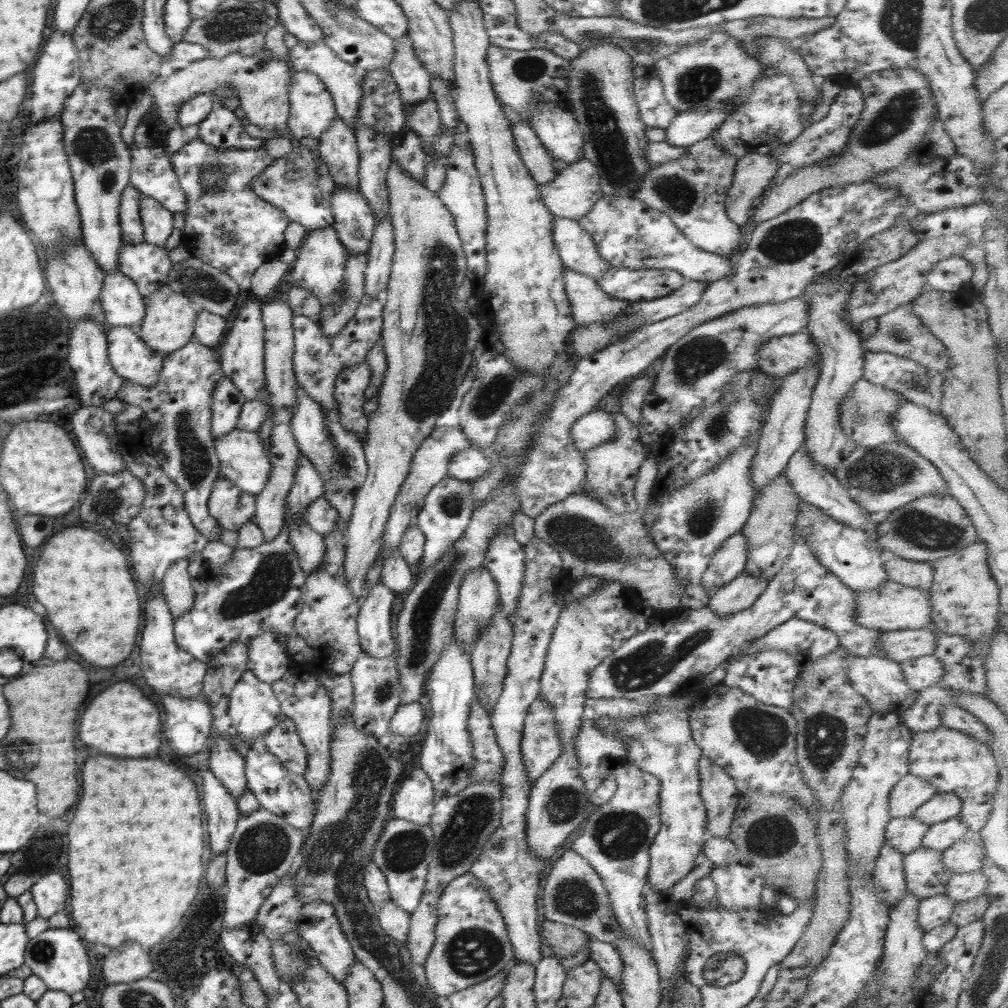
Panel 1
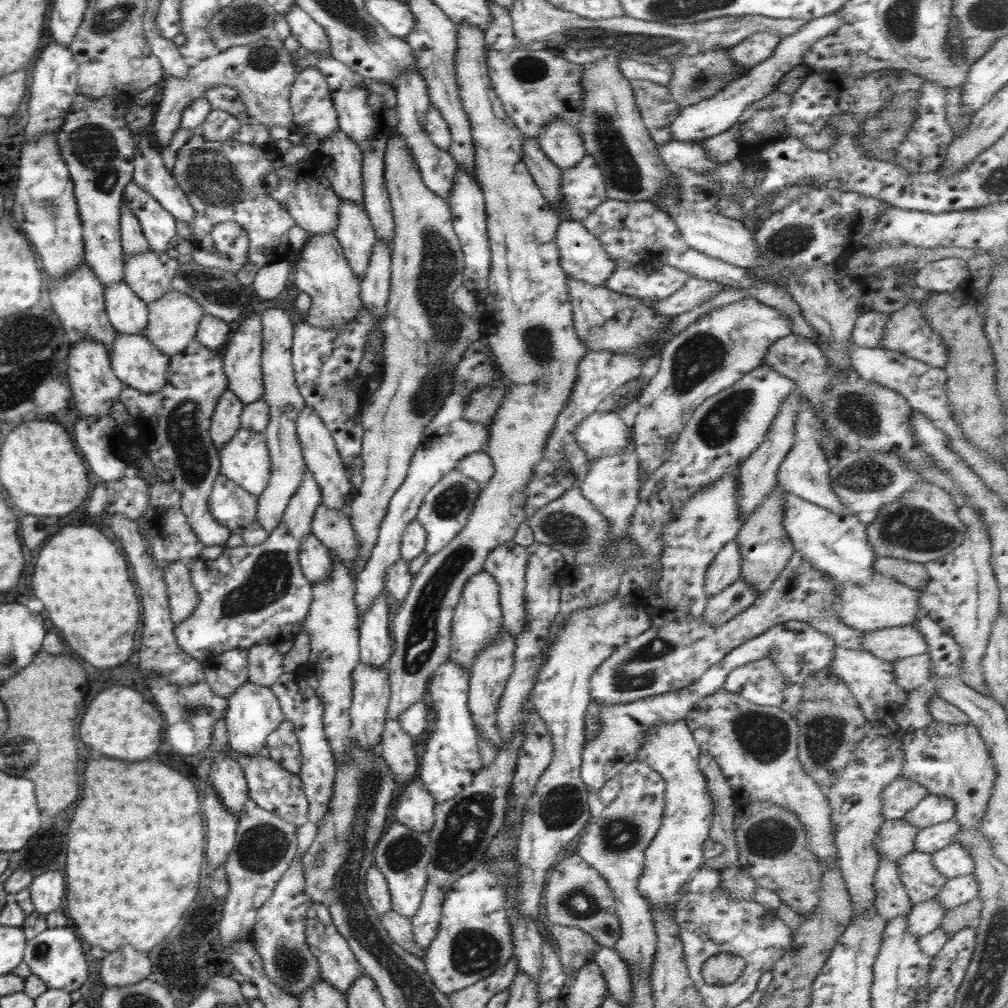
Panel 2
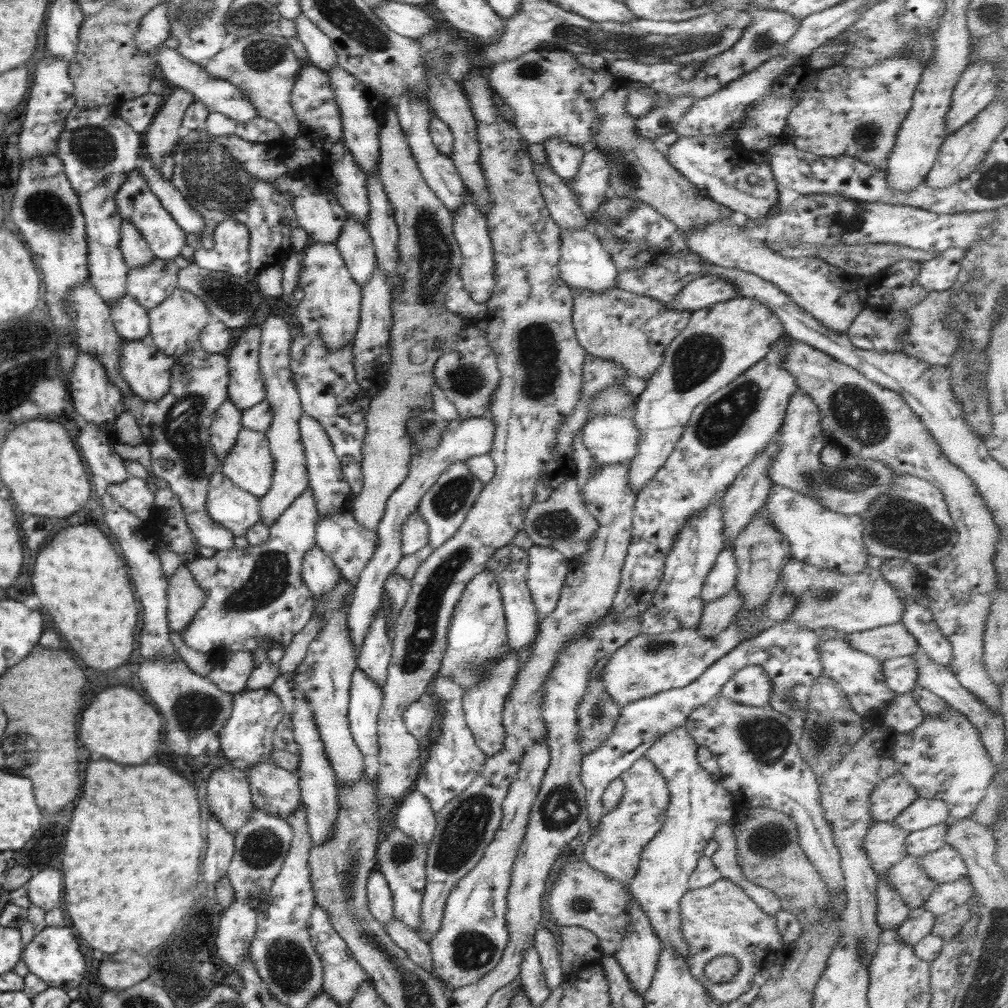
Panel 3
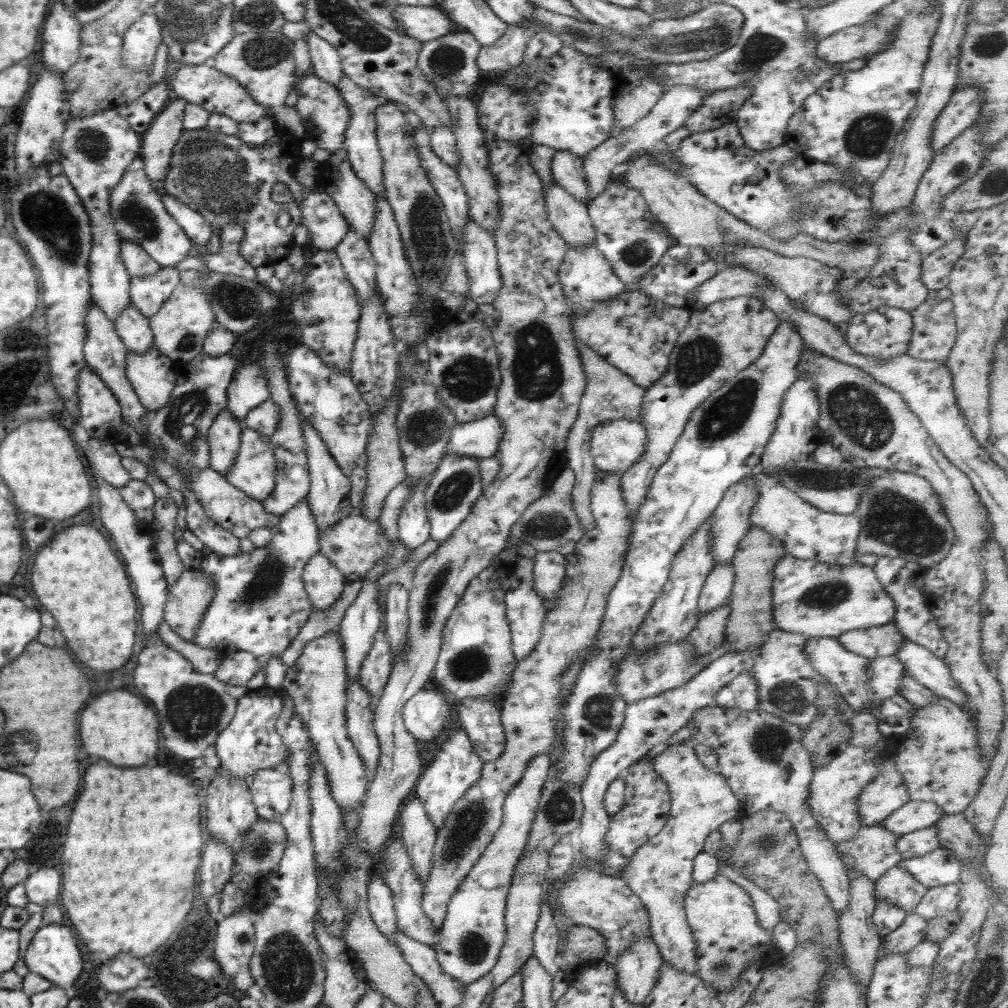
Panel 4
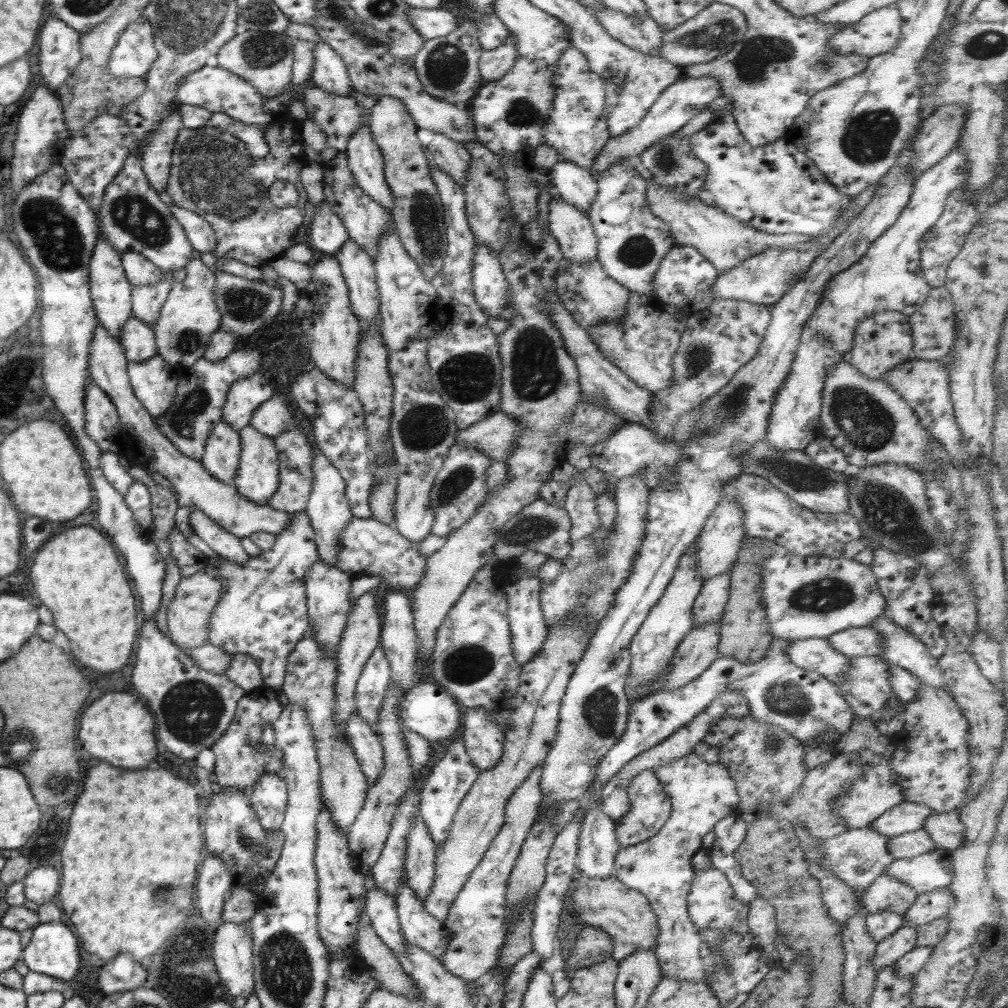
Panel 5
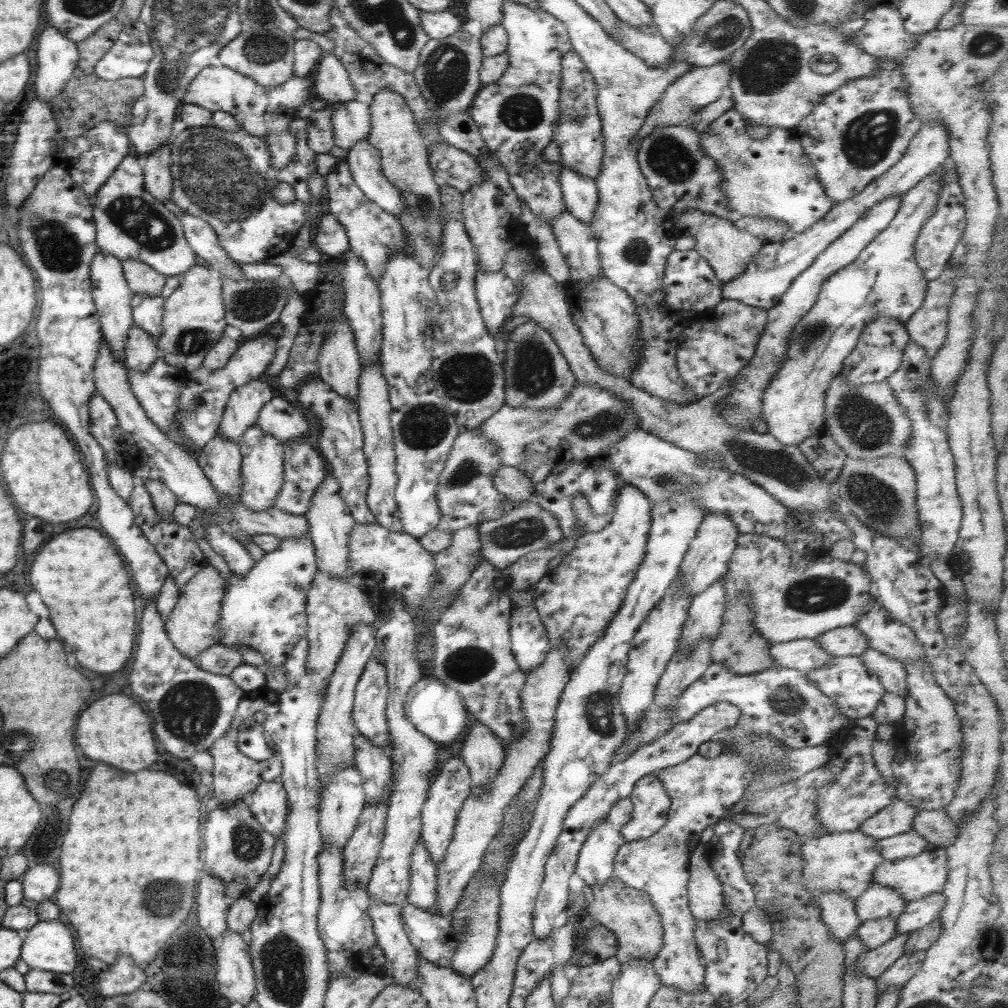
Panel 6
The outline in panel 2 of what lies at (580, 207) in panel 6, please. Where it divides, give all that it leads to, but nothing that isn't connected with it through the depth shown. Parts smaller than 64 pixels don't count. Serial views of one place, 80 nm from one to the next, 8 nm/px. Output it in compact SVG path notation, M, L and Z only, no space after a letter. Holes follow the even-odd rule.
M565 120L545 124L536 139L542 152L561 172L578 164L586 154L580 132Z

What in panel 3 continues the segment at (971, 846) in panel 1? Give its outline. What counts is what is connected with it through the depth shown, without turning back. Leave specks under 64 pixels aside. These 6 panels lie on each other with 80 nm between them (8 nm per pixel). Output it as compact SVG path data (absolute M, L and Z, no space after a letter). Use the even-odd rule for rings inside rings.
M950 845L919 857L919 864L927 876L938 884L960 880L968 872L960 853Z

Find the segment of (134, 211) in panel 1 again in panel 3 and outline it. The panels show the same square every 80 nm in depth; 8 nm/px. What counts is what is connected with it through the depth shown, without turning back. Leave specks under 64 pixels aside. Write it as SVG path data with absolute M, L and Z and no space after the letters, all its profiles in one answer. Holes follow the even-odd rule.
M122 221L120 251L129 269L144 267L155 258L140 231L130 221Z

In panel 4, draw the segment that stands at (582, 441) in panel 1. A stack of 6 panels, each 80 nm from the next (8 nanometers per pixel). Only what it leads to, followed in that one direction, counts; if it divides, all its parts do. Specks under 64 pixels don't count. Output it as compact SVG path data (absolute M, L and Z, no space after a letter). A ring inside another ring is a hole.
M609 419L596 424L591 436L591 453L599 473L624 474L643 454L647 434L640 421Z

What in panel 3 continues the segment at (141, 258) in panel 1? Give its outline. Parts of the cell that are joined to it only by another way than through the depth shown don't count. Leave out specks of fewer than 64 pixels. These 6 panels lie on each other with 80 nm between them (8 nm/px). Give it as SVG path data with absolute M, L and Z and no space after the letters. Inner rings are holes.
M154 258L152 263L130 269L127 275L127 293L147 311L158 306L177 289L179 267L174 260Z

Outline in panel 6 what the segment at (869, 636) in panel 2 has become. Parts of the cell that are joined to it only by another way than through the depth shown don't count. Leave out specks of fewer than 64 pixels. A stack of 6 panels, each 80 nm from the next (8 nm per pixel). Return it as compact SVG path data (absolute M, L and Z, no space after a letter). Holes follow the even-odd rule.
M852 625L832 629L814 639L828 654L836 657L859 657L870 647L866 635Z

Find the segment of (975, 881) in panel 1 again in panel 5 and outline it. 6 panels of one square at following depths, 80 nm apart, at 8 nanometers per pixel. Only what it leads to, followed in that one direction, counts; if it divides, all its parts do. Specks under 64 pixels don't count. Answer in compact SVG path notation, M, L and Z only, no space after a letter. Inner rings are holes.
M949 887L919 894L912 906L903 914L903 920L920 926L944 917L953 908L956 899Z

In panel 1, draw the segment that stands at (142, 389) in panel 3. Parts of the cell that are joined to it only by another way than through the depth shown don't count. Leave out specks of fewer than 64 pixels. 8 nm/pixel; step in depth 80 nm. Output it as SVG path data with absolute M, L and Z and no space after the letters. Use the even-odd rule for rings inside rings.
M111 326L107 331L108 360L114 372L140 386L154 386L163 367L163 353L148 348L130 326Z

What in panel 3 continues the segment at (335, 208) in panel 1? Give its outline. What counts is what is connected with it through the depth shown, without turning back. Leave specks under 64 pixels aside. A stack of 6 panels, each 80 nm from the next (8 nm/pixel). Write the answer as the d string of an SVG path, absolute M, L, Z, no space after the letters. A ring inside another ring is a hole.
M346 216L342 233L335 244L352 279L361 287L366 285L377 266L374 245L367 225Z

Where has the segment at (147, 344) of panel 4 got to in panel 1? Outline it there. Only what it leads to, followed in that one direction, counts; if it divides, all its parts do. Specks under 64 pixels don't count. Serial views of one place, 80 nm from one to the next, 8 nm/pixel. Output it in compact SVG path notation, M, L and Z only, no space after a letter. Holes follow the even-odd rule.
M120 270L104 273L101 307L110 326L130 326L137 329L145 315L143 296L134 281Z

